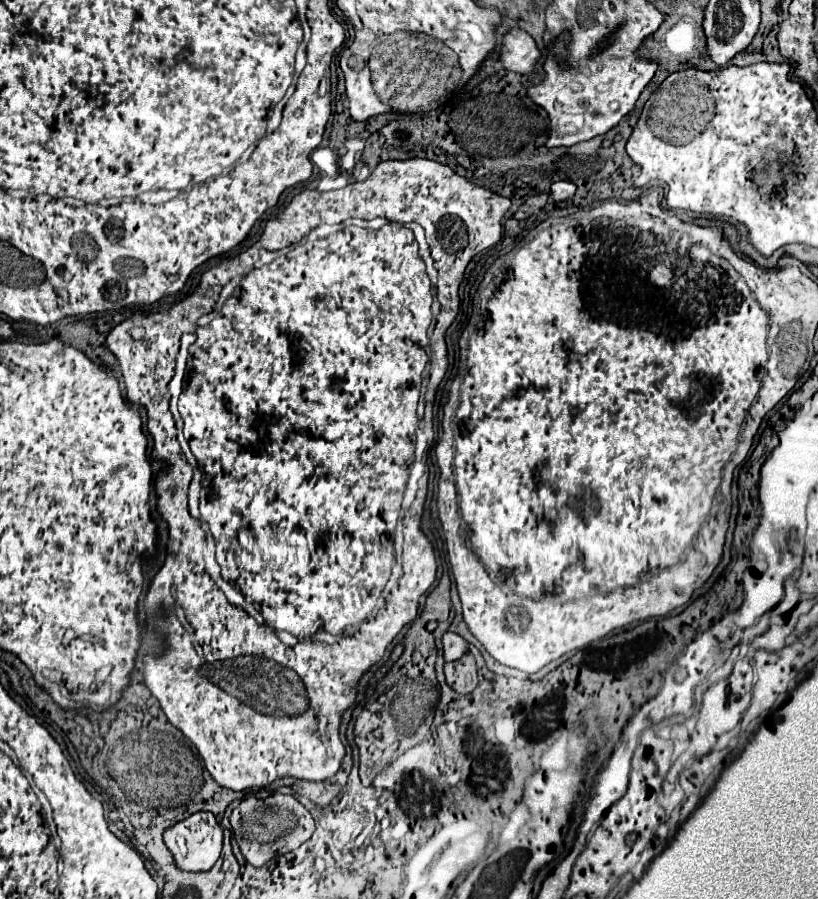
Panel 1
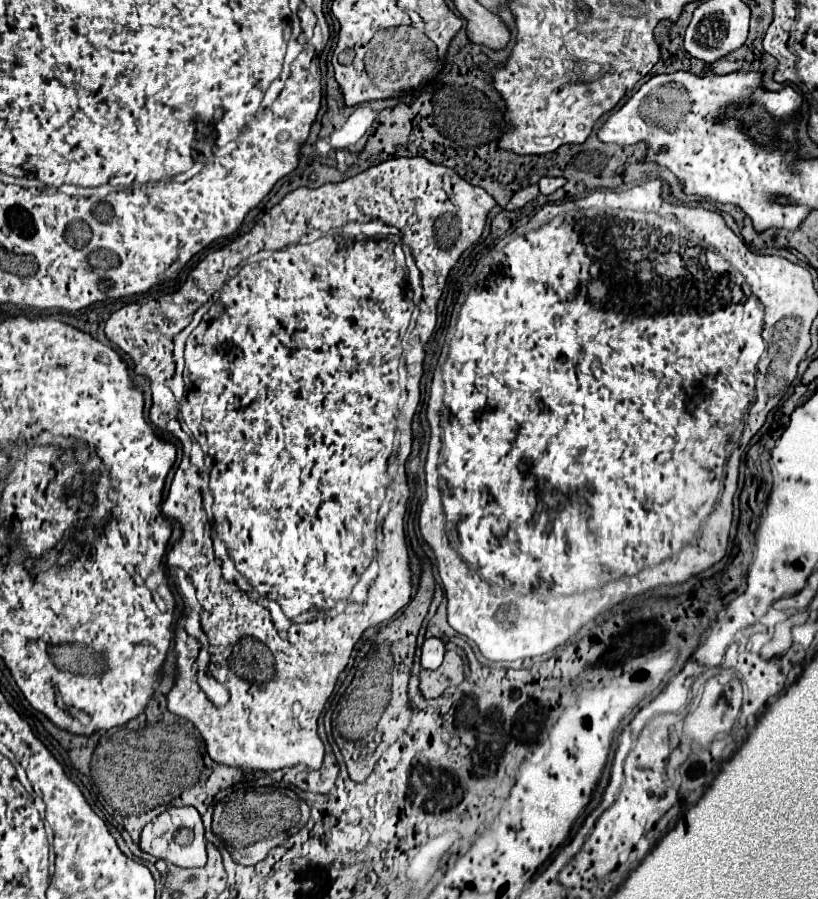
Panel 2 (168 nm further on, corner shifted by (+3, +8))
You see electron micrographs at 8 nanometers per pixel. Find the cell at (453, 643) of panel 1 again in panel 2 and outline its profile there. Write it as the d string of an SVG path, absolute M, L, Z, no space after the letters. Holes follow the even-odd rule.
M428 638L422 644L422 656L420 656L420 668L422 670L436 670L444 660L444 642L440 638Z

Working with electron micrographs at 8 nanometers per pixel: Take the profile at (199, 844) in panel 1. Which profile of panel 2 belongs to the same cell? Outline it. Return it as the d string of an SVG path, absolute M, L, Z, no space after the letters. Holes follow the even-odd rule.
M170 806L168 810L164 810L158 818L154 818L150 824L144 826L142 834L140 834L140 842L138 842L140 850L144 854L150 854L154 858L160 858L160 860L166 860L174 866L180 866L180 868L200 868L206 864L206 840L204 840L204 826L202 826L202 818L198 814L196 808L192 806L182 806L182 808L176 808L176 806ZM182 830L188 830L190 836L188 840L180 842L178 834Z

